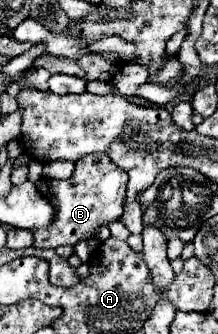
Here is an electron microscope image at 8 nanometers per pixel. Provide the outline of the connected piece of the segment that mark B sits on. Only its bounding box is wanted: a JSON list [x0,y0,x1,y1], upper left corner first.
[33,152,127,248]

